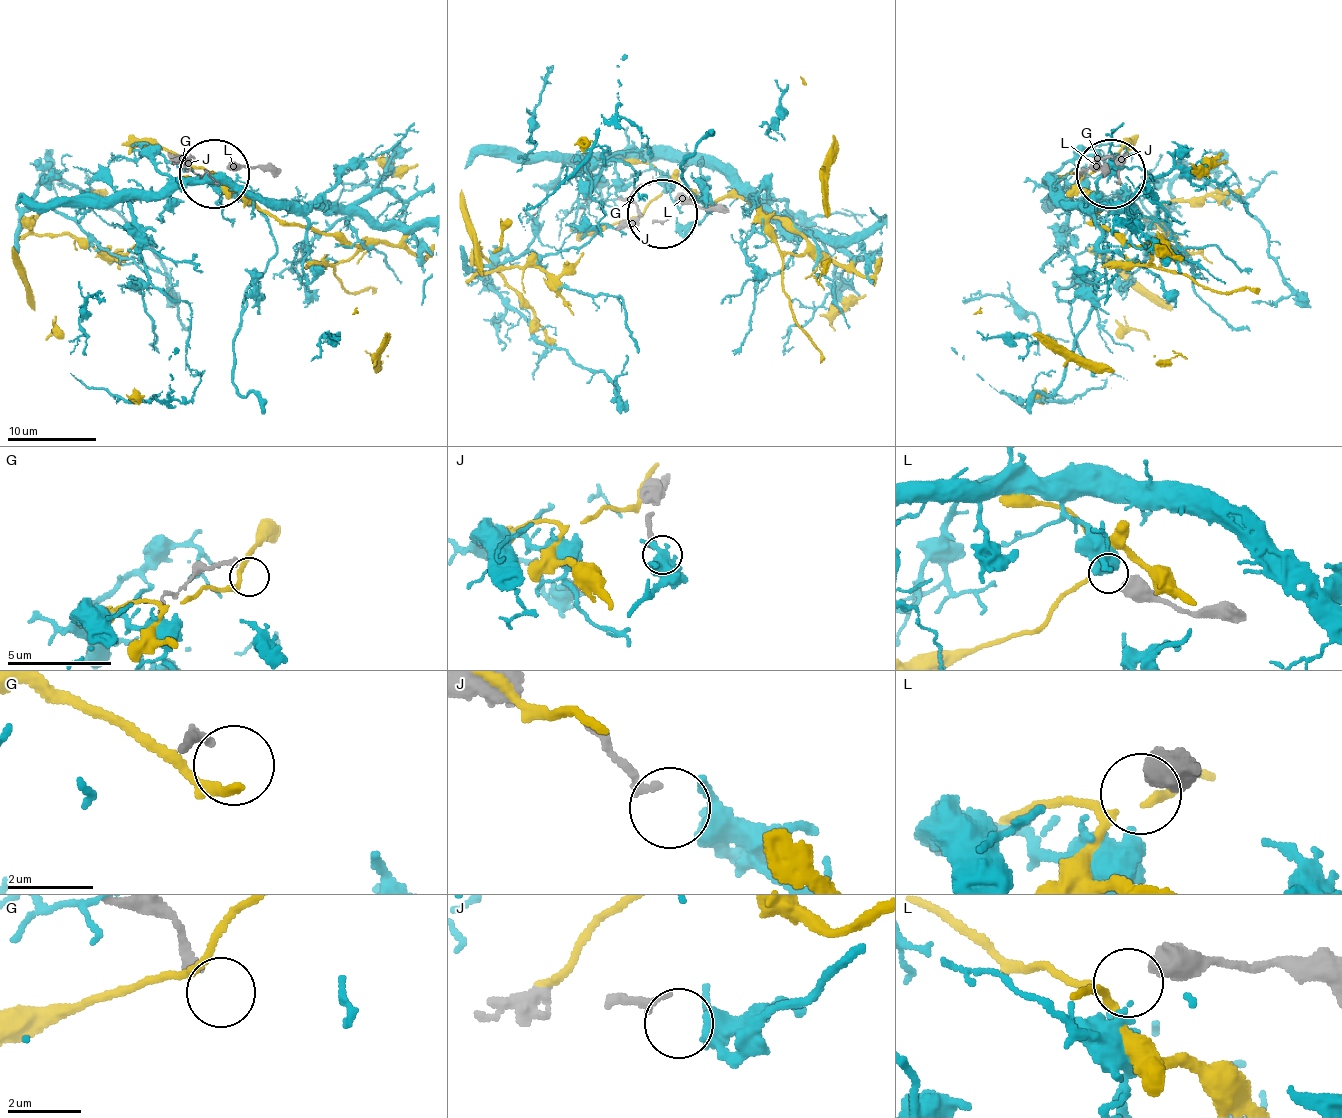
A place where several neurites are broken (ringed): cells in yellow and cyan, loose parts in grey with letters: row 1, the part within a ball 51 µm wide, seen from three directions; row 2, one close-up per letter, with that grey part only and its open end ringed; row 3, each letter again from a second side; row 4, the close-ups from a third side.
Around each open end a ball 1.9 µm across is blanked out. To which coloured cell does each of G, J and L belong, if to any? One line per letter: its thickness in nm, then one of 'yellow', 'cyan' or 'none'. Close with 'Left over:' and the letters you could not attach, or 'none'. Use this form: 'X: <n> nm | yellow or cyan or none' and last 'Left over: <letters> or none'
G: 240 nm | none
J: 220 nm | cyan
L: 650 nm | yellow
Left over: G

